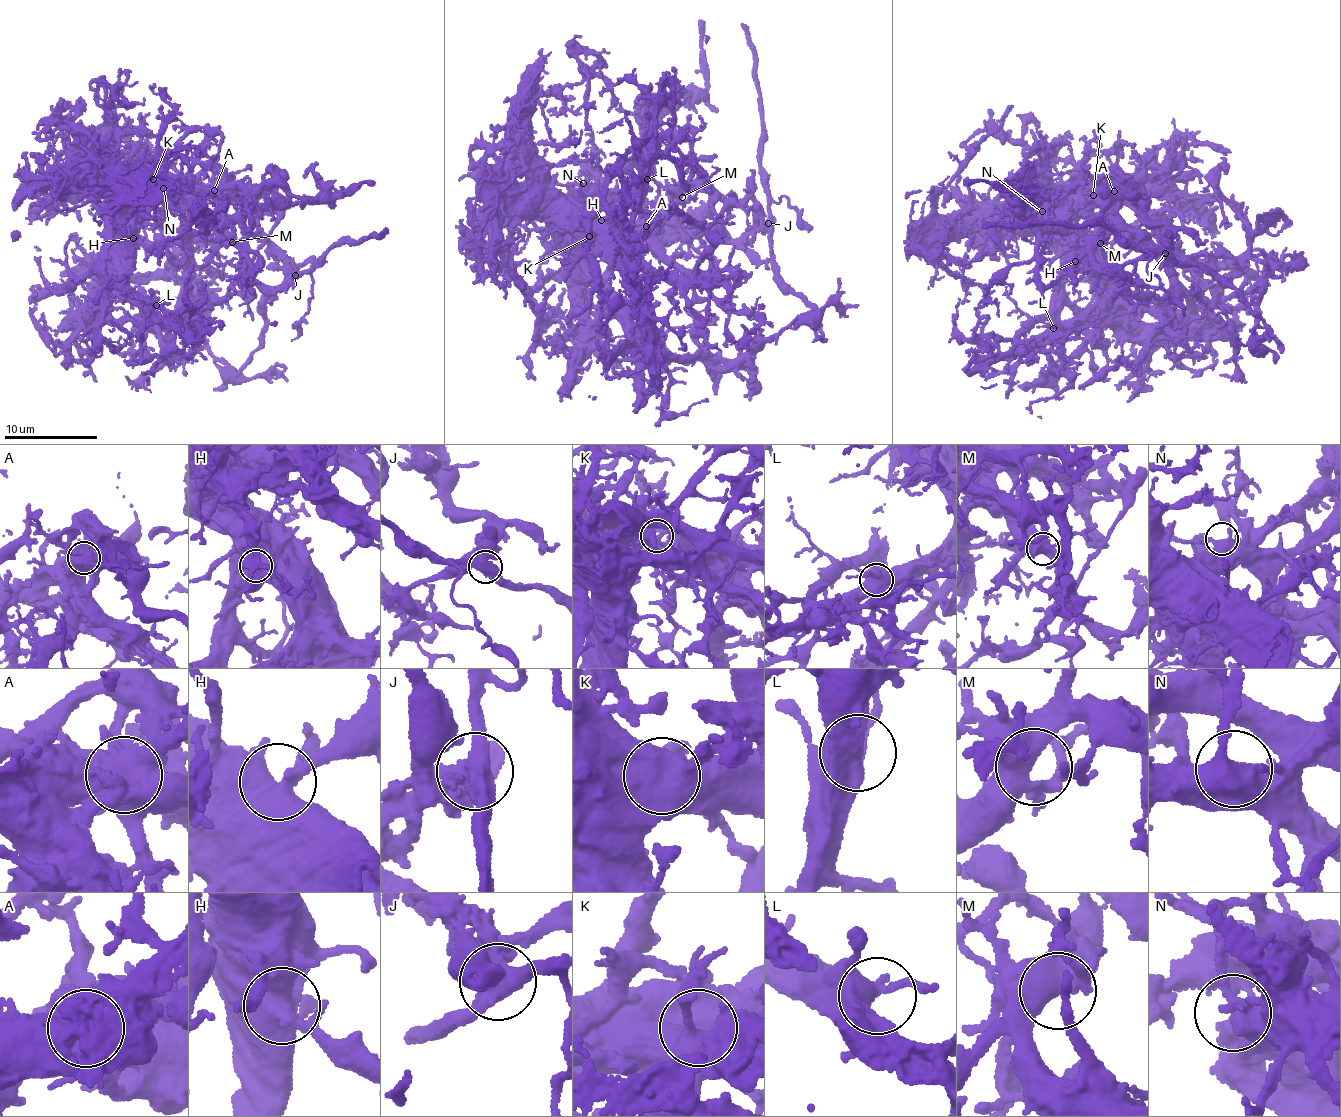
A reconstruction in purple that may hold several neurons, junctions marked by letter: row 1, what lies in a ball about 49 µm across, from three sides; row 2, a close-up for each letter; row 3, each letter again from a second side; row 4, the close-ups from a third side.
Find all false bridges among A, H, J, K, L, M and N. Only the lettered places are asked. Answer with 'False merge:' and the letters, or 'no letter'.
False merge: A, J

